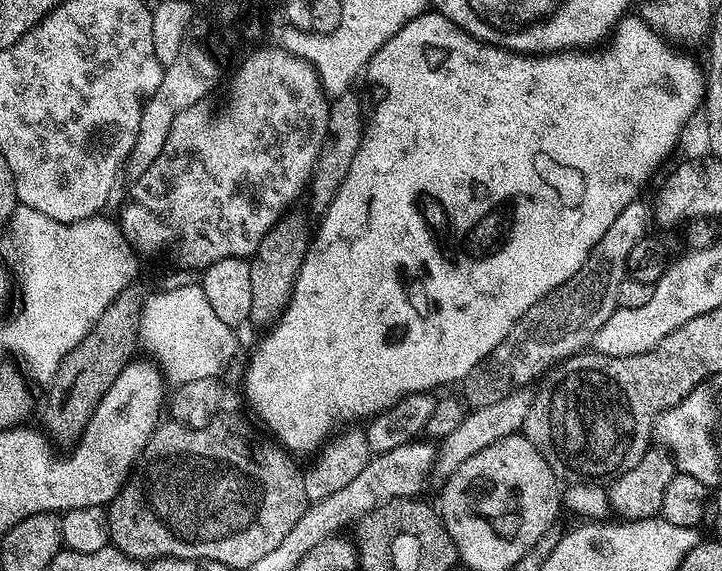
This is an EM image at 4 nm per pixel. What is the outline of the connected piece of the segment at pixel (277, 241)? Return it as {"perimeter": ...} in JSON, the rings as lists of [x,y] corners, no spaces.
{"perimeter":[[[292,211],[281,215],[260,239],[260,245],[250,257],[250,317],[260,324],[275,321],[288,304],[296,275],[300,273],[304,255],[308,253],[308,245],[314,235],[313,225],[308,225],[309,213]]]}

